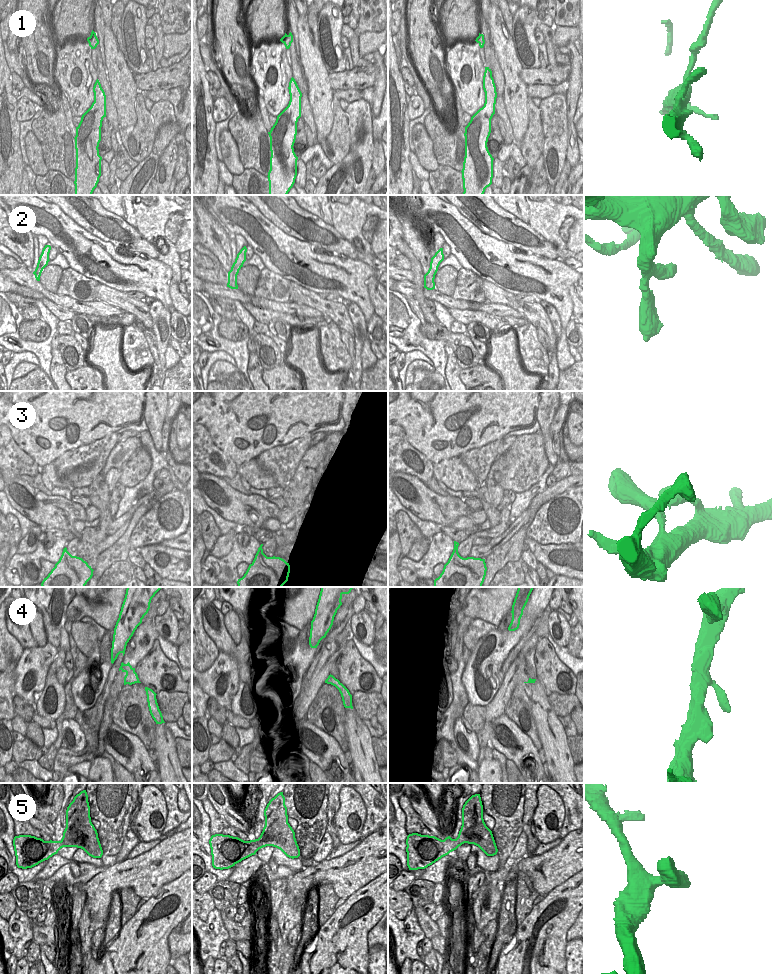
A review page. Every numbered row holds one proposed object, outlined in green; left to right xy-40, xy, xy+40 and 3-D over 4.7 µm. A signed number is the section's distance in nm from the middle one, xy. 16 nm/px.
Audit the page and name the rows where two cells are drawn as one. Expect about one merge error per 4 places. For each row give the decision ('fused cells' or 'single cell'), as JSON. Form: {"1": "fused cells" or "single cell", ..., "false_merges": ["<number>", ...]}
{"1": "single cell", "2": "single cell", "3": "single cell", "4": "single cell", "5": "single cell", "false_merges": []}

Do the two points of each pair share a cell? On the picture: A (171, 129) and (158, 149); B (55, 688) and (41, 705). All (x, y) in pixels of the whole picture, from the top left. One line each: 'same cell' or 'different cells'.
A: same cell
B: same cell

